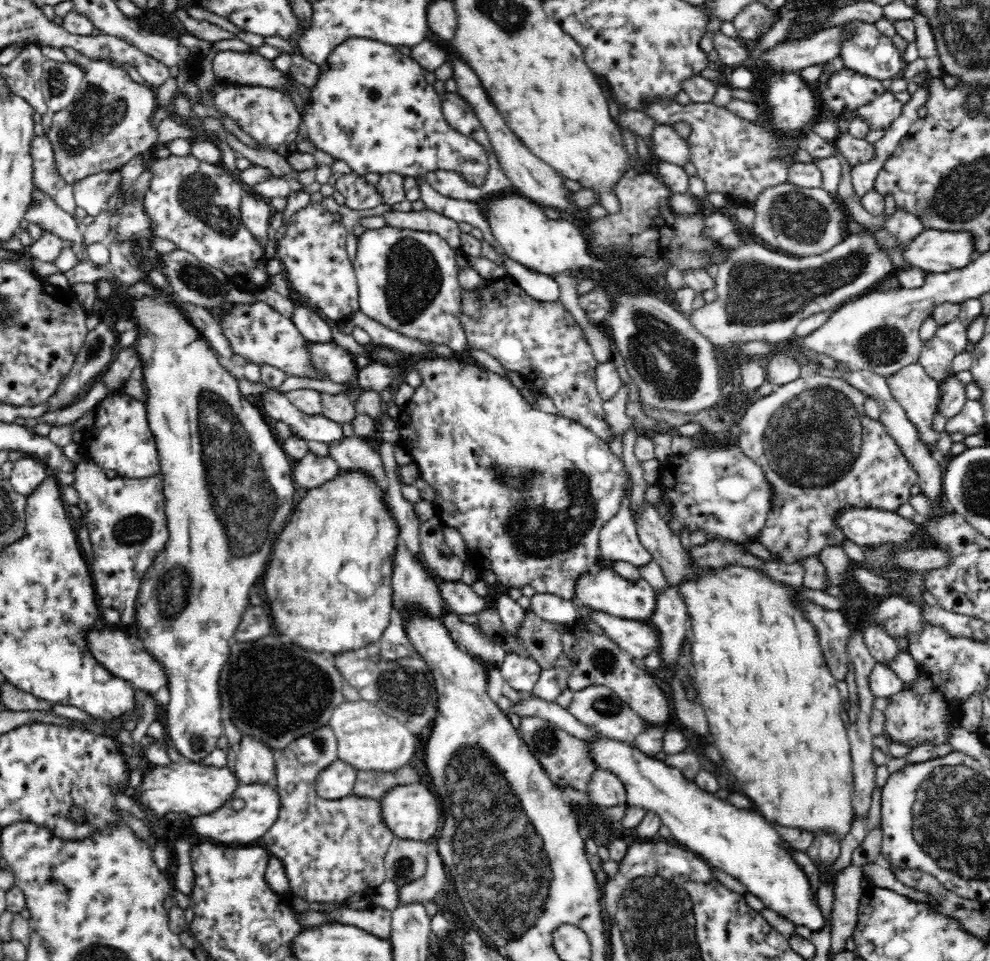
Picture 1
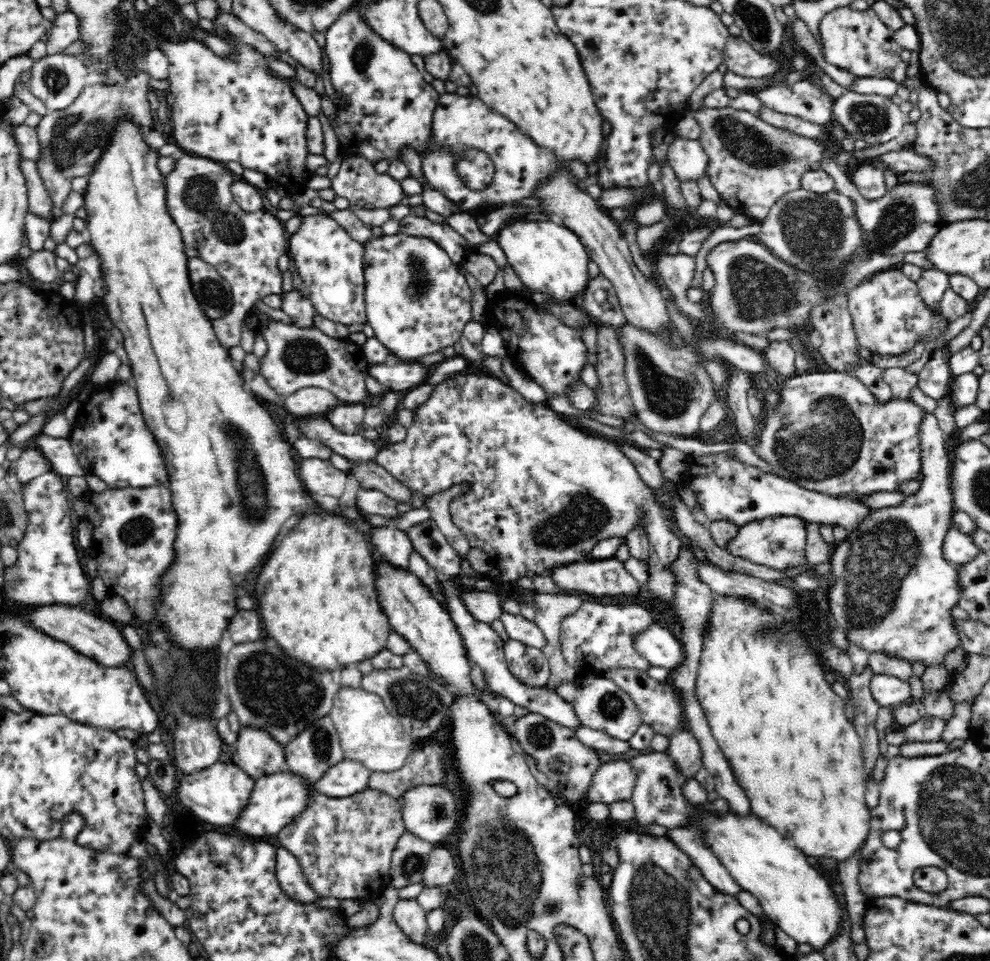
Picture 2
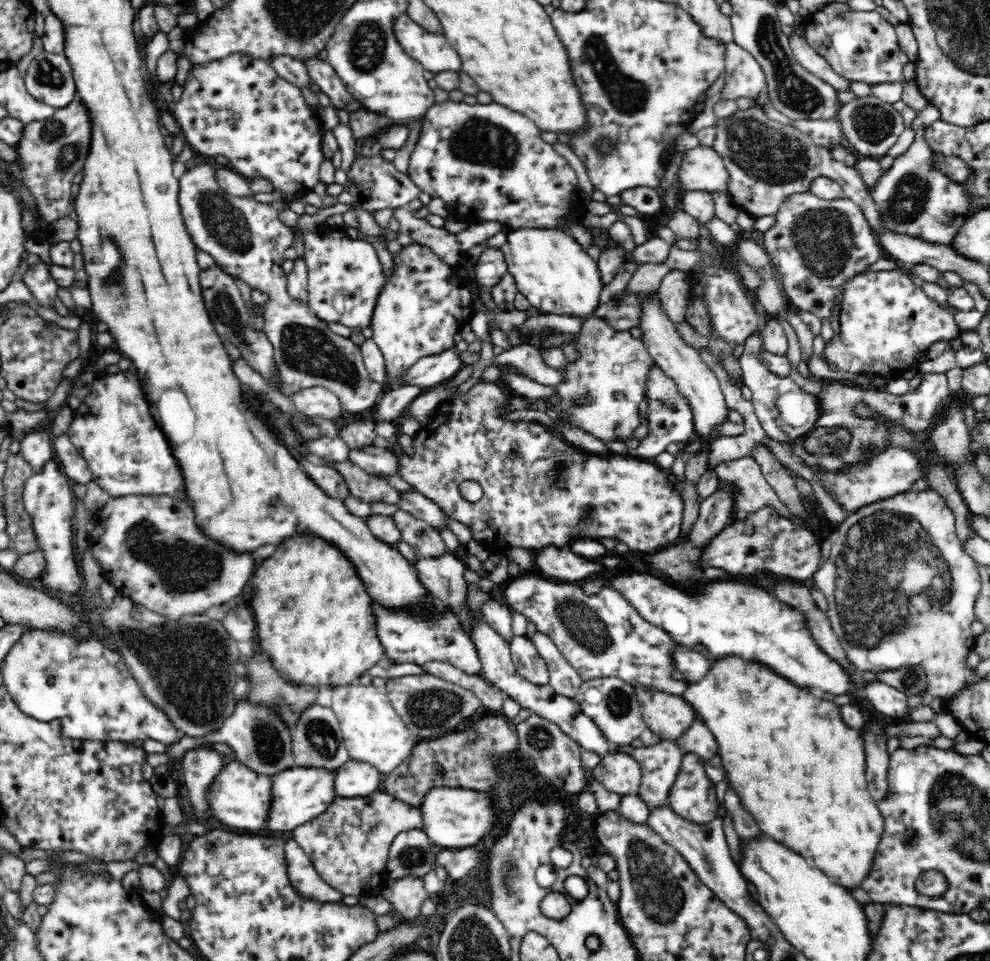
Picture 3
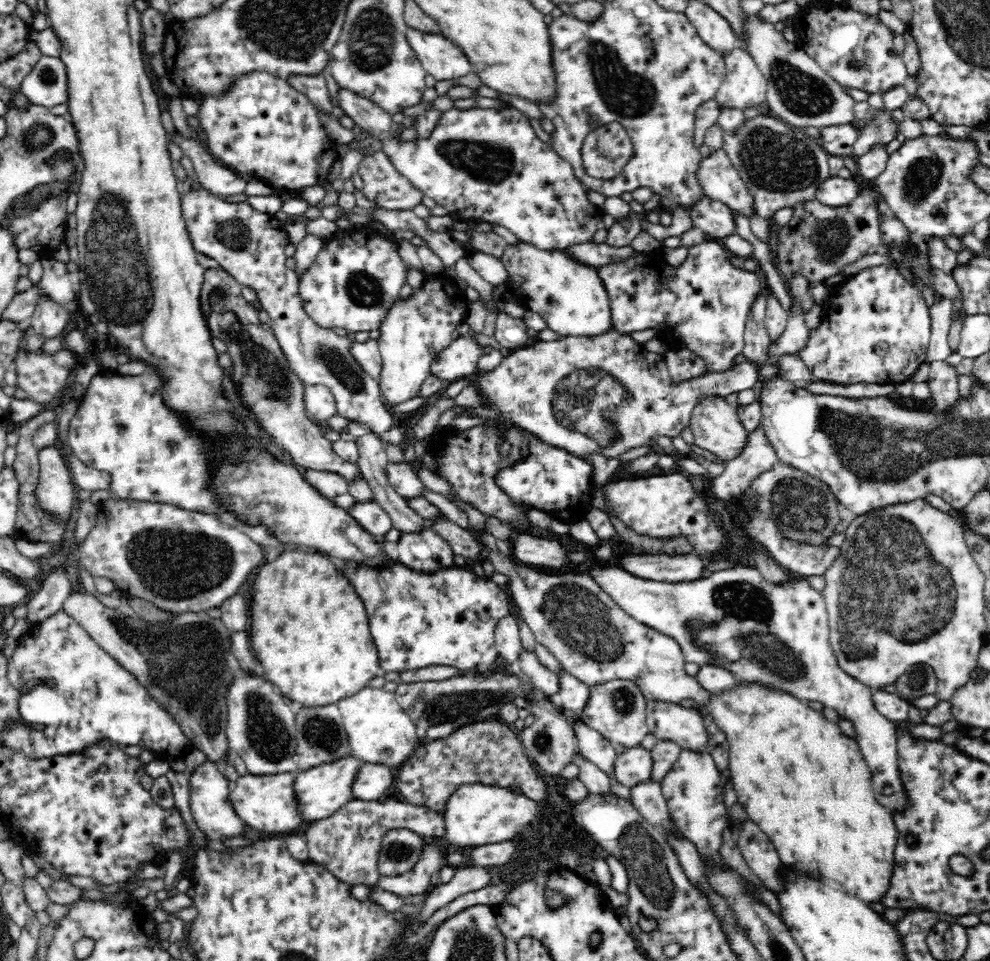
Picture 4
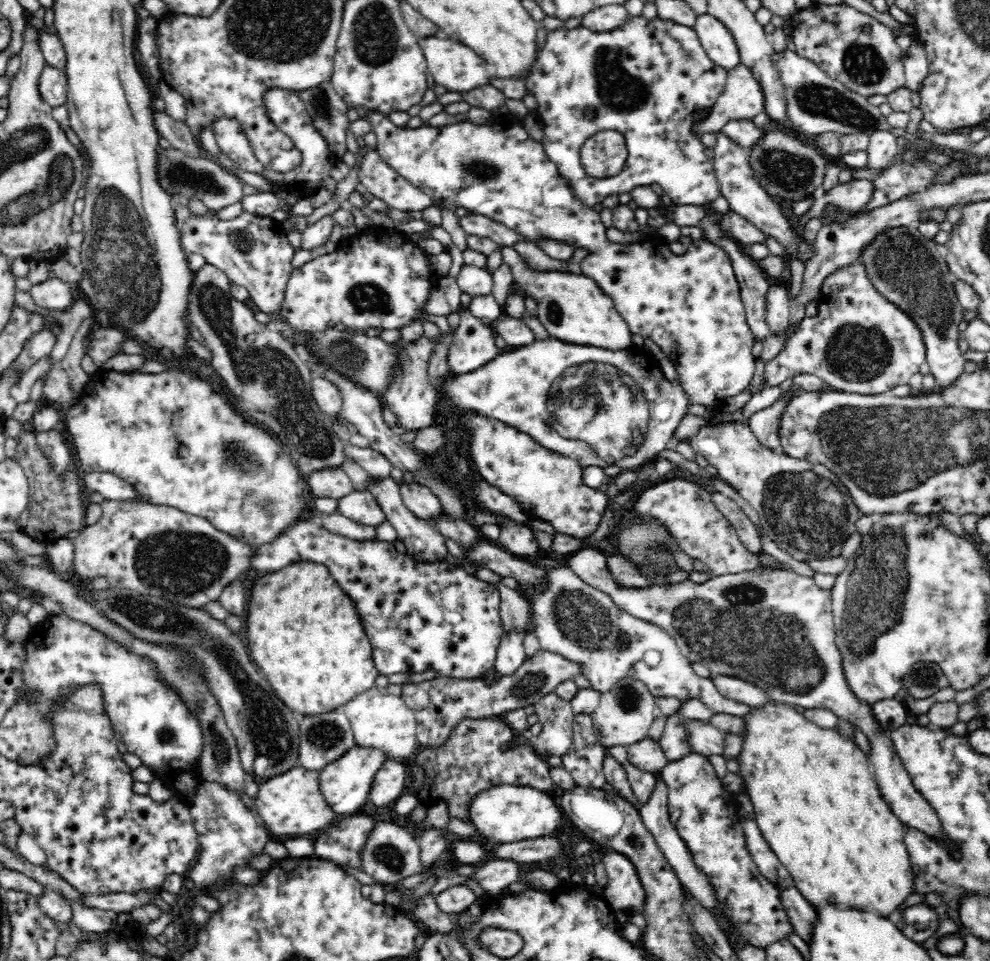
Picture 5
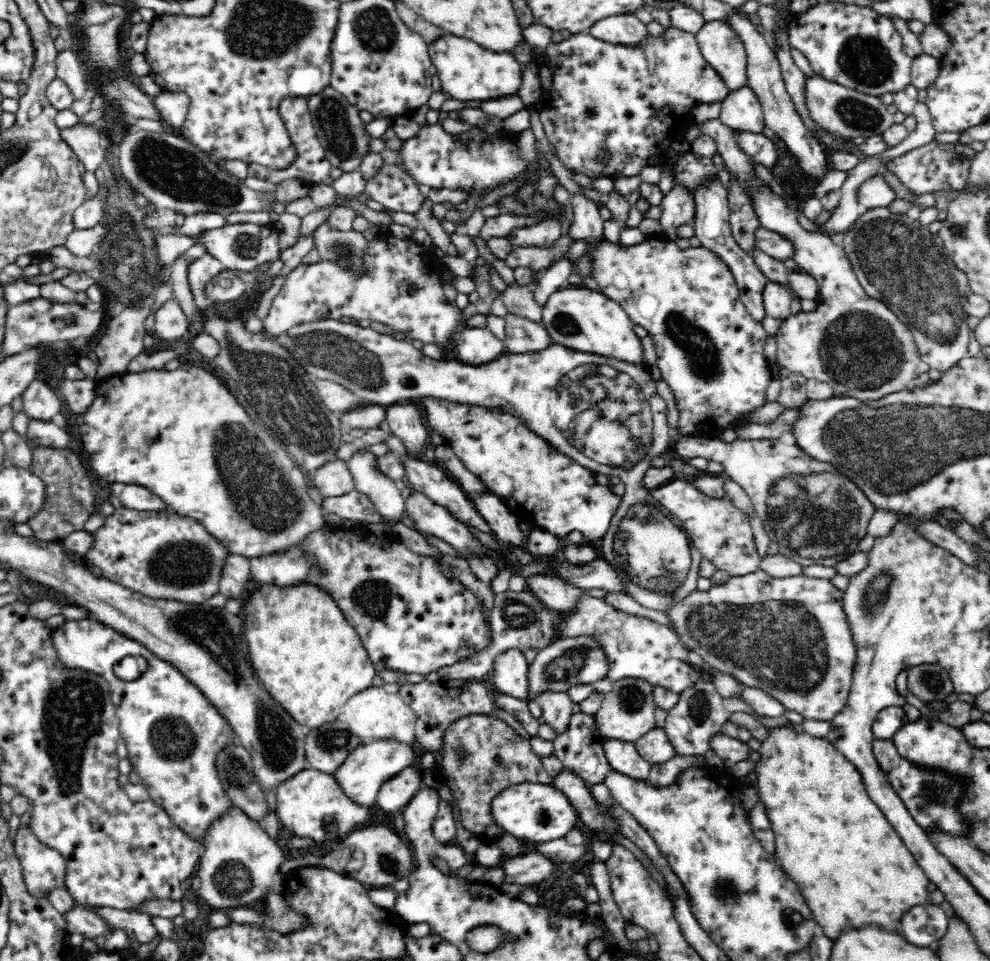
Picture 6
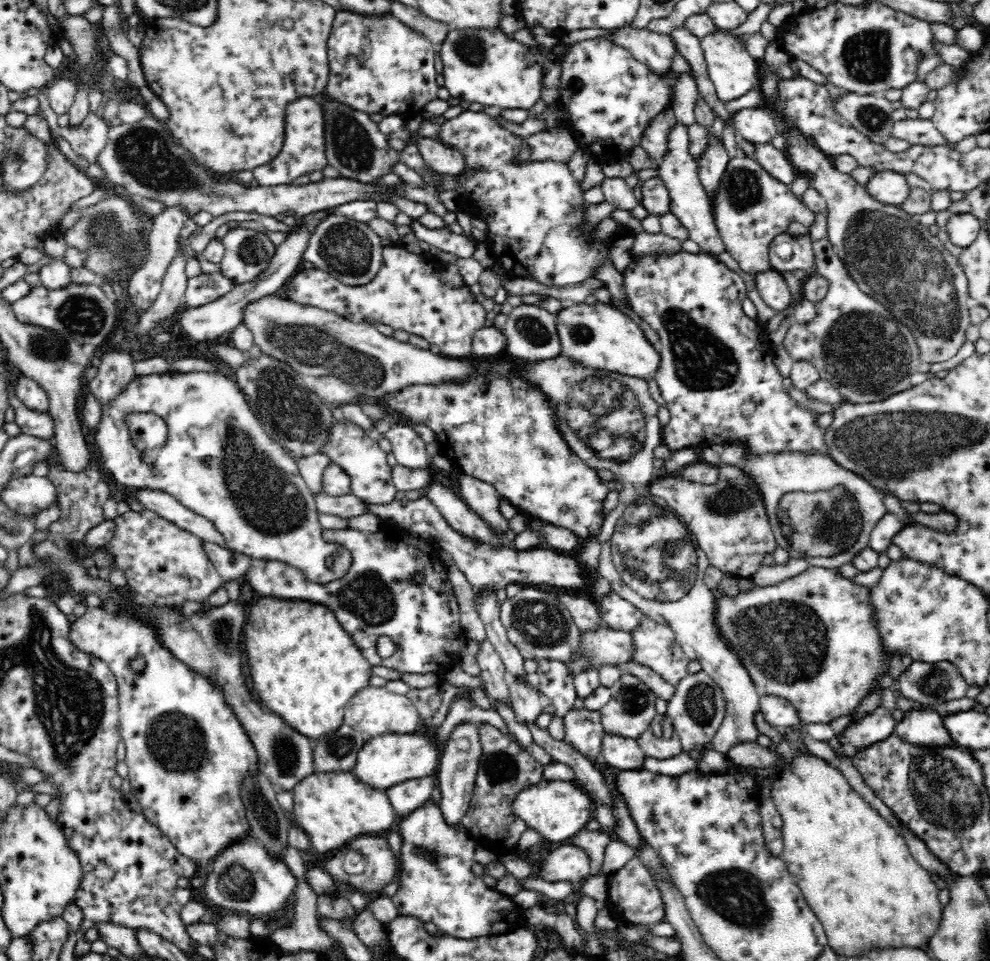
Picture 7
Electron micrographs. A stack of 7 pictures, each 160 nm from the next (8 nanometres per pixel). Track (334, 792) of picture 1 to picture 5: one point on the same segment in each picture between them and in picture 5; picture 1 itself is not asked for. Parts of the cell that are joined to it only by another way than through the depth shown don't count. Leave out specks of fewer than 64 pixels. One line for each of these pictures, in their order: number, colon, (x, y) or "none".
2: (347, 778)
3: (354, 779)
4: (375, 780)
5: (390, 784)

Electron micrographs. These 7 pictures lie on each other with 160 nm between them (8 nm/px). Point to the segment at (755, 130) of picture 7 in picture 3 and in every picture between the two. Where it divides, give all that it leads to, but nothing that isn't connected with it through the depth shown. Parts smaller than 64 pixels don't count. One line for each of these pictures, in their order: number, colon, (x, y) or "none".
3: (743, 78)
4: (744, 86)
5: (742, 99)
6: (741, 110)

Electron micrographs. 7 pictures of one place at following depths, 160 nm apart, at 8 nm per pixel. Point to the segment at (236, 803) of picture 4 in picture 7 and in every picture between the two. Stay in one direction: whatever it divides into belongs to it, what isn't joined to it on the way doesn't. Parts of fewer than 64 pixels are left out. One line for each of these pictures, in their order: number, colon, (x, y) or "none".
5: (292, 803)
6: (311, 804)
7: (333, 809)

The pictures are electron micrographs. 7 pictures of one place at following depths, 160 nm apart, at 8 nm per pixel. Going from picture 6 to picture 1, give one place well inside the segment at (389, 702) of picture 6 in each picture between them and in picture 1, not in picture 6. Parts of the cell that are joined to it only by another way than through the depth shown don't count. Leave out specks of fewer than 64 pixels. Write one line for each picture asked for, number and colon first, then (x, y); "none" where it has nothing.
1: (367, 739)
2: (368, 733)
3: (373, 732)
4: (380, 732)
5: (381, 720)

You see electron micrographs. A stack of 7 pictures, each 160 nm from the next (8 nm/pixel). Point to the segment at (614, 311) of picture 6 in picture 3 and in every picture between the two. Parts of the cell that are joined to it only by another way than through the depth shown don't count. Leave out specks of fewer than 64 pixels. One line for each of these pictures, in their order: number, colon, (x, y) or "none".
3: (553, 271)
4: (569, 295)
5: (572, 308)

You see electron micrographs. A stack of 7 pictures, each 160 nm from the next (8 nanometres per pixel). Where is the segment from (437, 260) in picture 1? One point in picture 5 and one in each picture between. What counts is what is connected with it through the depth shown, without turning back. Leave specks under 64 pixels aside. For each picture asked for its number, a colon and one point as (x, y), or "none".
2: (417, 302)
3: (421, 307)
4: (414, 332)
5: (412, 397)

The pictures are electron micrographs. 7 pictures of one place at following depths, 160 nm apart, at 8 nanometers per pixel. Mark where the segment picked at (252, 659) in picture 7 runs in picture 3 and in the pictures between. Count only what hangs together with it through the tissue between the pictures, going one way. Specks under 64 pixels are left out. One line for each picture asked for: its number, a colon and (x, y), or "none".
3: (314, 618)
4: (310, 630)
5: (305, 635)
6: (302, 648)

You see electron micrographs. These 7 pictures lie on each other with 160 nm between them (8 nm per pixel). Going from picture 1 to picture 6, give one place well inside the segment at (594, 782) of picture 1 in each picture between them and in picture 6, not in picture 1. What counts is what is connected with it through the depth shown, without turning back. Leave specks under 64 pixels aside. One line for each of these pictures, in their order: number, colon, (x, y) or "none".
2: (614, 781)
3: (619, 773)
4: (635, 765)
5: (647, 755)
6: (655, 747)

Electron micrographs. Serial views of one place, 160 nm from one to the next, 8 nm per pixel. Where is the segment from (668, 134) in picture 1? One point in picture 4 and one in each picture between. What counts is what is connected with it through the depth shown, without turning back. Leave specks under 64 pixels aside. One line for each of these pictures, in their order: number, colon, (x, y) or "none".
2: (687, 158)
3: (702, 168)
4: (718, 177)

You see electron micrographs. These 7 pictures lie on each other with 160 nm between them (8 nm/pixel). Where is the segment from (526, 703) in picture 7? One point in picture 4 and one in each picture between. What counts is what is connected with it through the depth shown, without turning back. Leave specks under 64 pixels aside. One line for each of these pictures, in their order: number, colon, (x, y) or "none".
4: (507, 637)
5: (510, 656)
6: (510, 671)

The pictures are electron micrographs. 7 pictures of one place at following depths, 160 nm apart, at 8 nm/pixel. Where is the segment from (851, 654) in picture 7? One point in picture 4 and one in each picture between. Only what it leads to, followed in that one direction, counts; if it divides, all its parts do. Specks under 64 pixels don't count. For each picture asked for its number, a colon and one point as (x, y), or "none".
4: (776, 633)
5: (775, 629)
6: (791, 637)

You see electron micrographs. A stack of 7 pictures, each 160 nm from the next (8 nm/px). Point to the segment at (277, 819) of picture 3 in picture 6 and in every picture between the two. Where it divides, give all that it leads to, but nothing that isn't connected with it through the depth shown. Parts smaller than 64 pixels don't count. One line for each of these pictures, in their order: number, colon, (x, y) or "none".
4: (320, 792)
5: (346, 783)
6: (374, 762)

